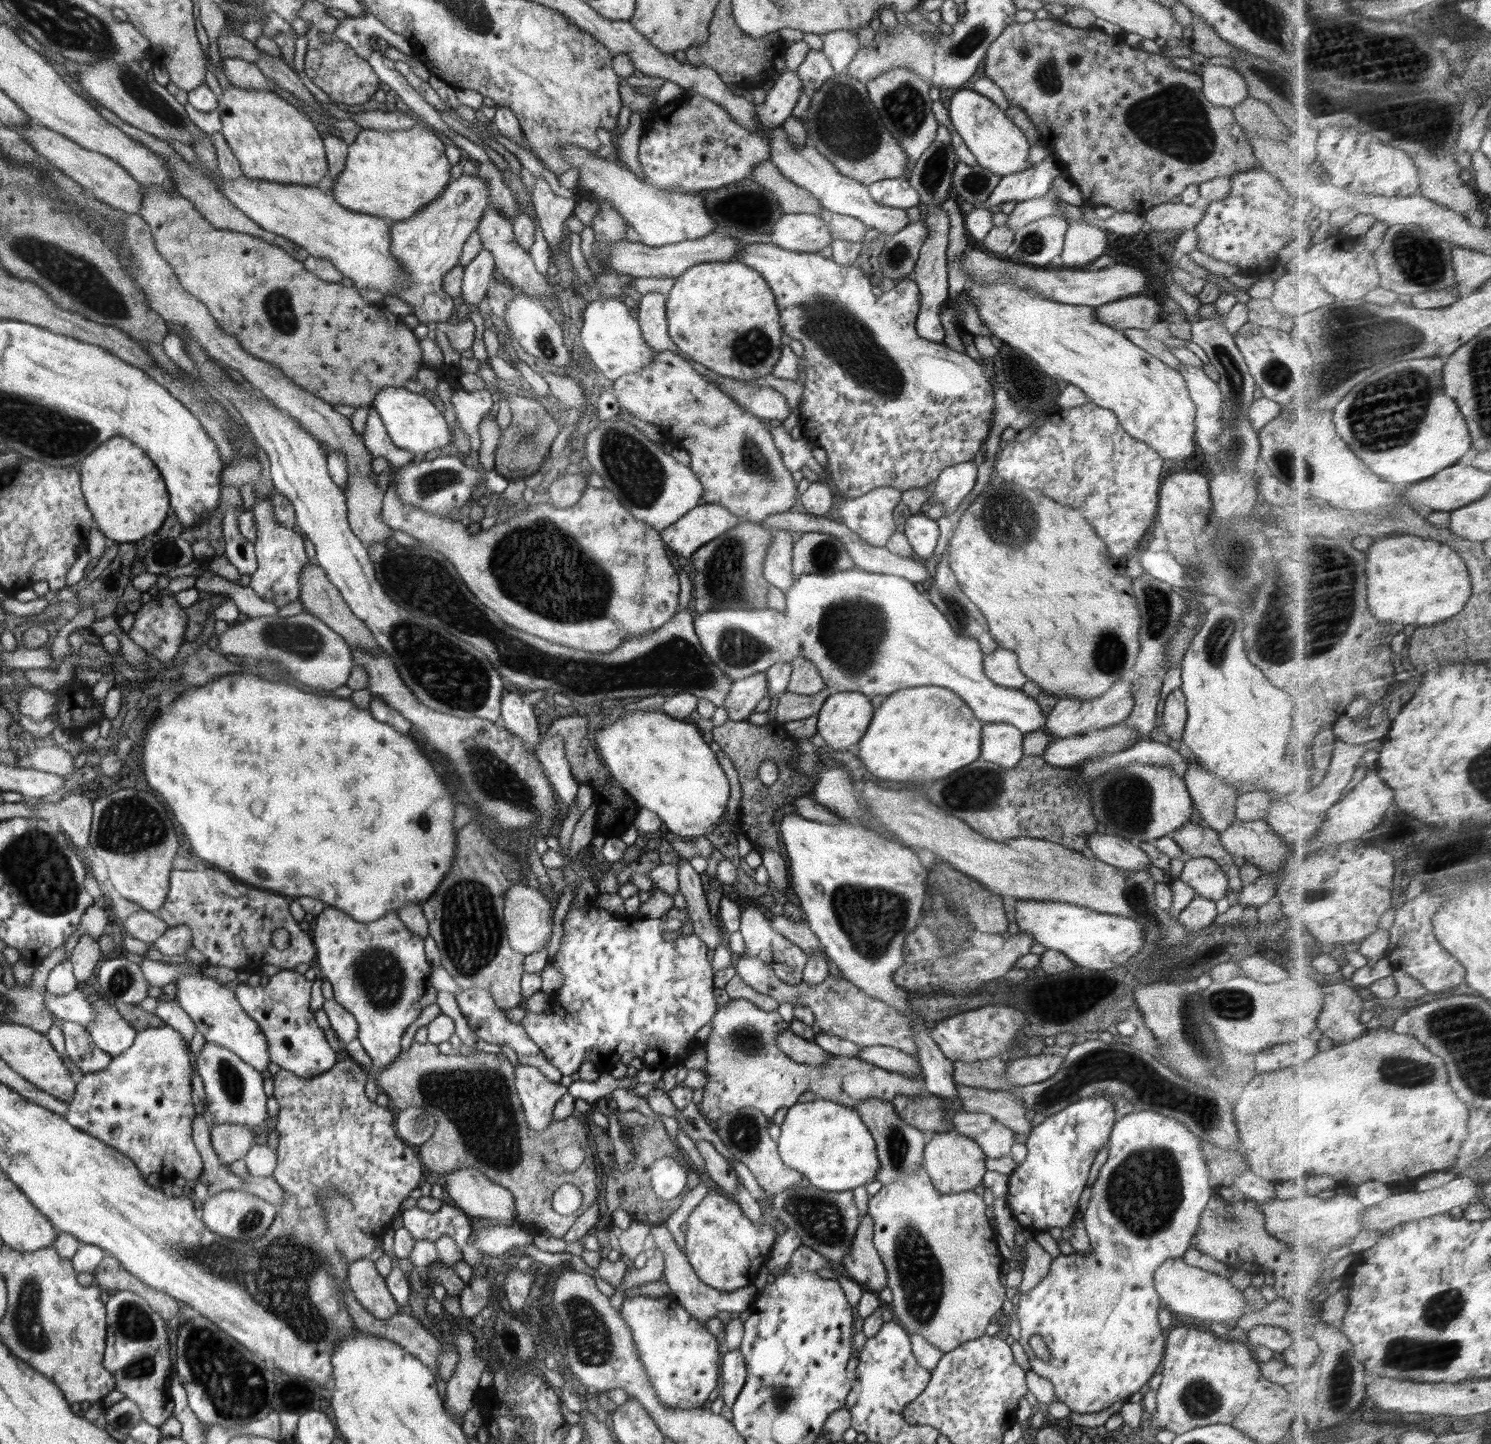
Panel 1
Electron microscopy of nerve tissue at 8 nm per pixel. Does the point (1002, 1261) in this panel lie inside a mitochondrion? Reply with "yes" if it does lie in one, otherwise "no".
no

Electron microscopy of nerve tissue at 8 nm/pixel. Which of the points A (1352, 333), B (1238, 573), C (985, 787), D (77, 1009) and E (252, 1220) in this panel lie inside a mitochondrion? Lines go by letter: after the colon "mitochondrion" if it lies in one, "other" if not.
A: mitochondrion
B: mitochondrion
C: mitochondrion
D: other
E: mitochondrion

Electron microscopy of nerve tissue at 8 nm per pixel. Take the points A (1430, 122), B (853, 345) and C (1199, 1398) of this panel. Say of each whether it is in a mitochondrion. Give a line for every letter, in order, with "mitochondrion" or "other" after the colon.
A: mitochondrion
B: mitochondrion
C: mitochondrion

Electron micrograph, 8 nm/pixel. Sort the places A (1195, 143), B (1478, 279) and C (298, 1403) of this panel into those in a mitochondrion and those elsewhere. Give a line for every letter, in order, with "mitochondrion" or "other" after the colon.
A: mitochondrion
B: other
C: other

